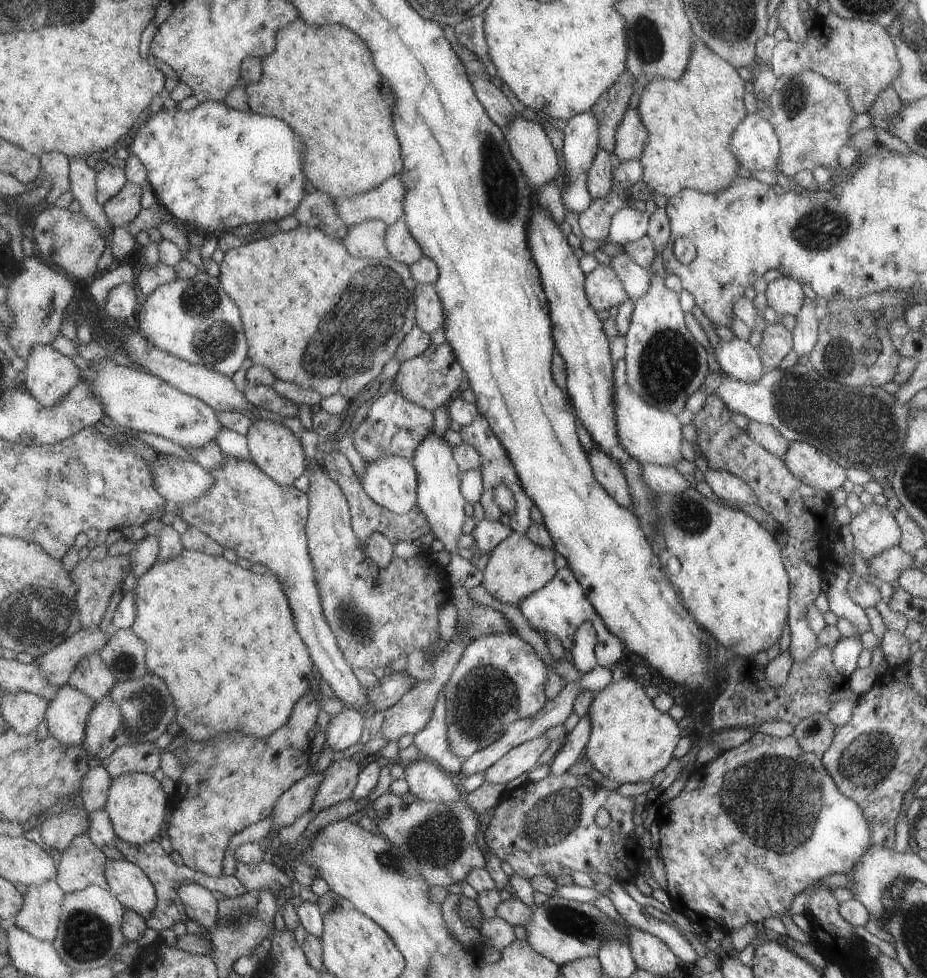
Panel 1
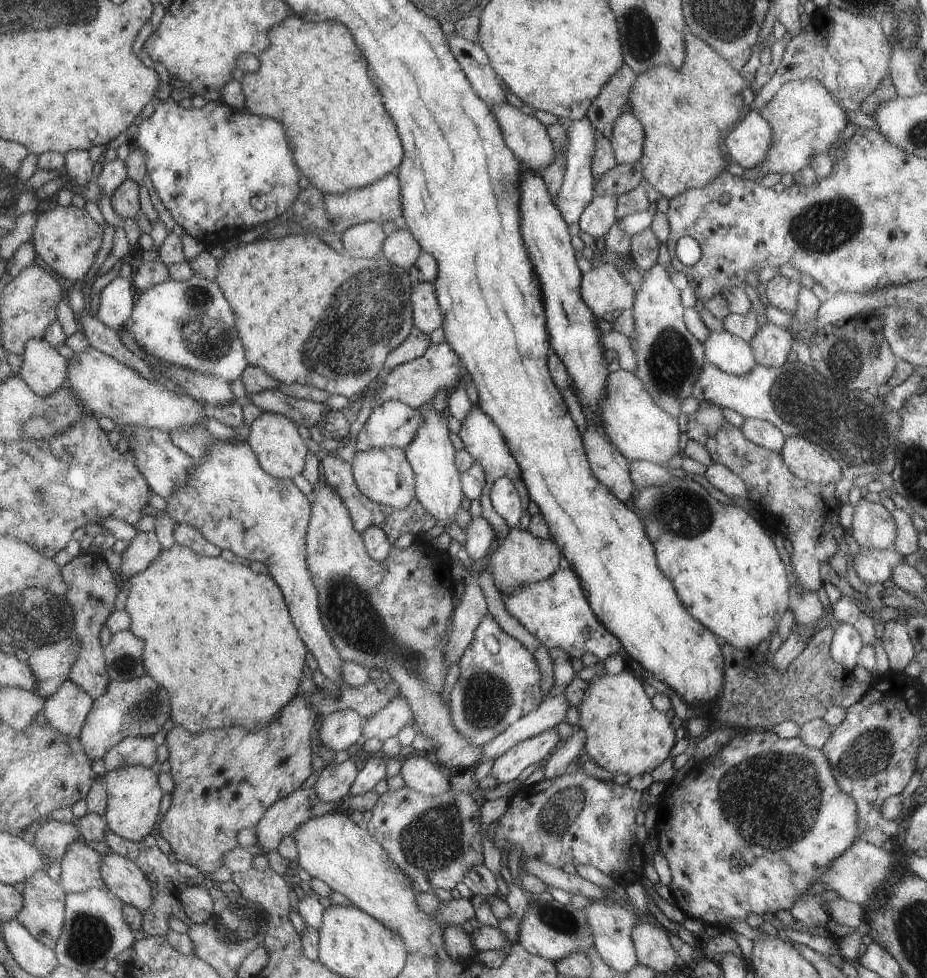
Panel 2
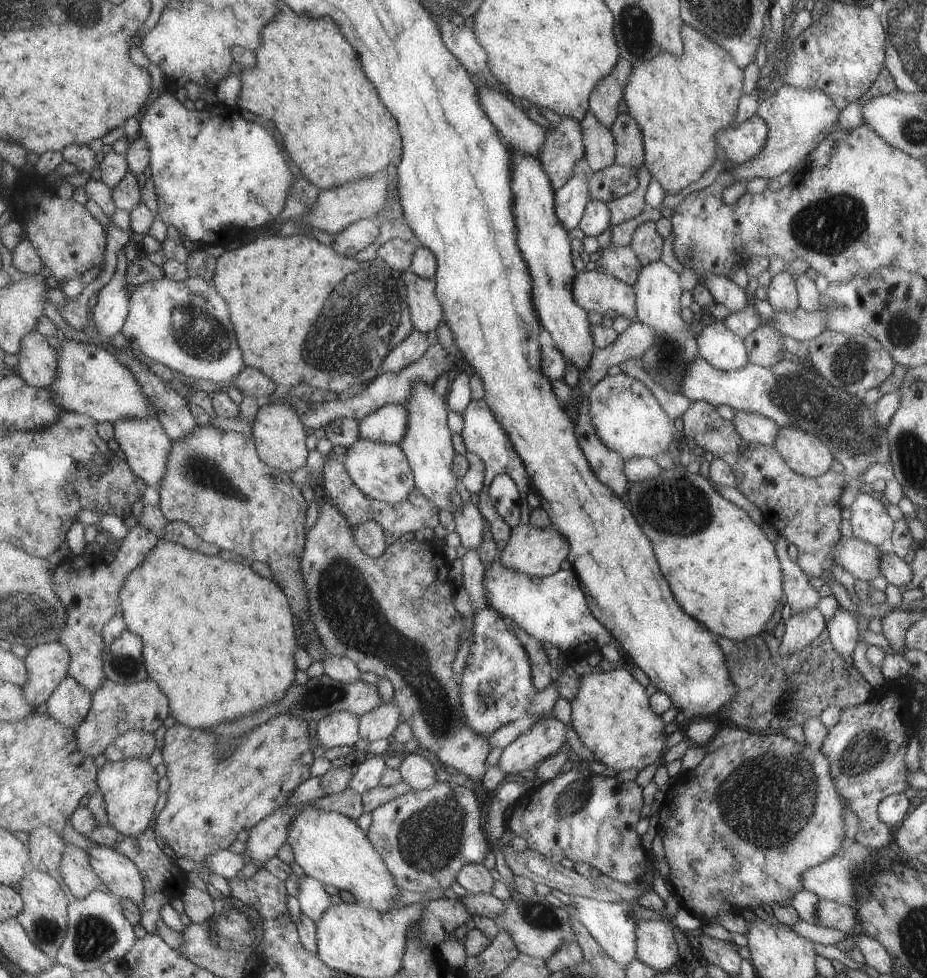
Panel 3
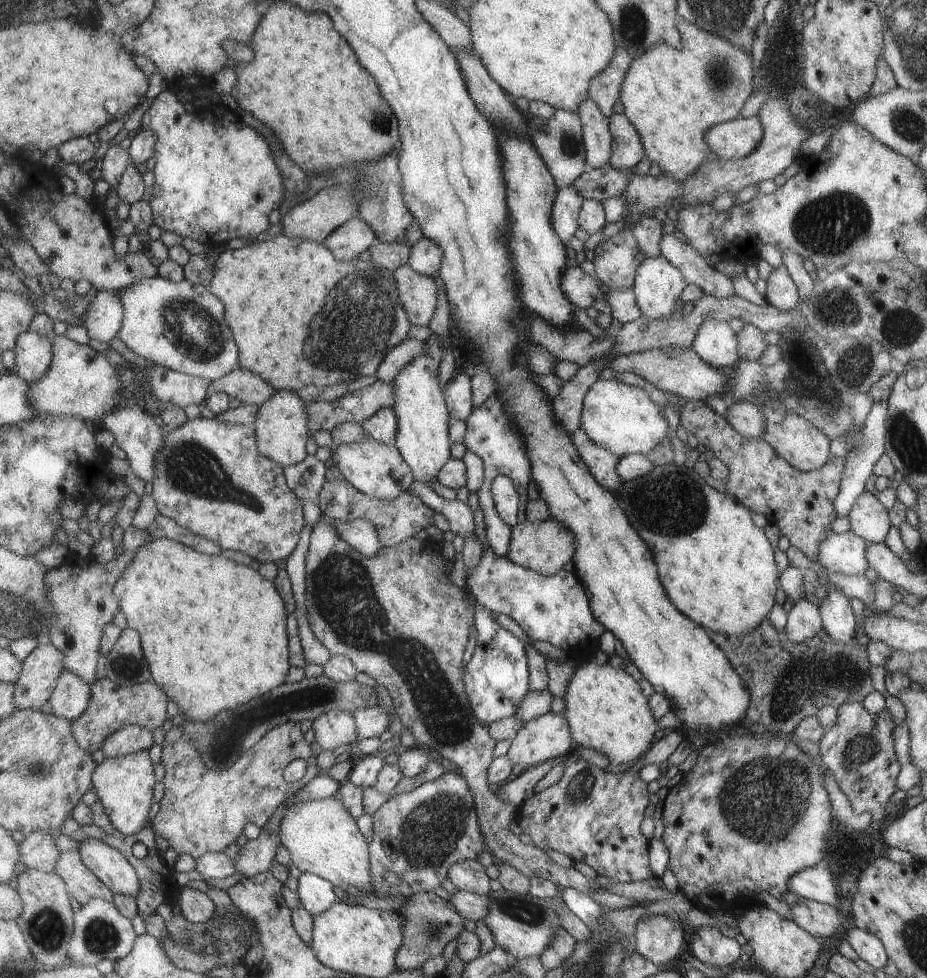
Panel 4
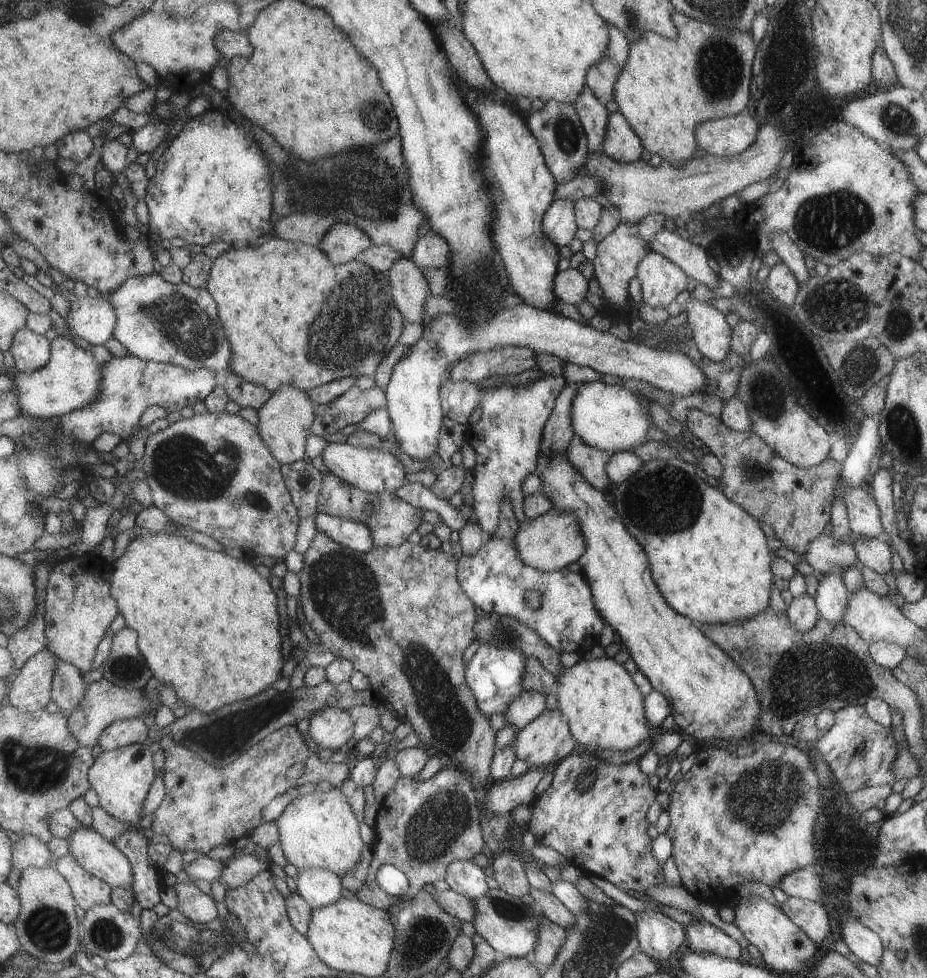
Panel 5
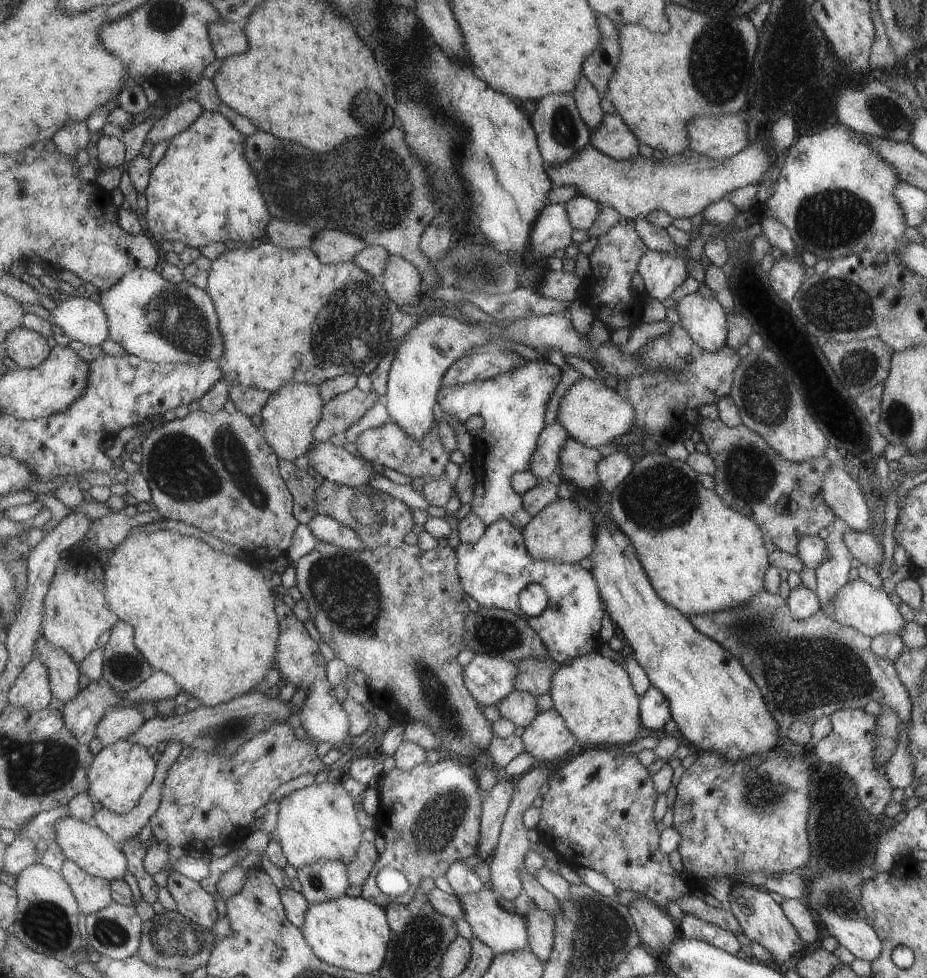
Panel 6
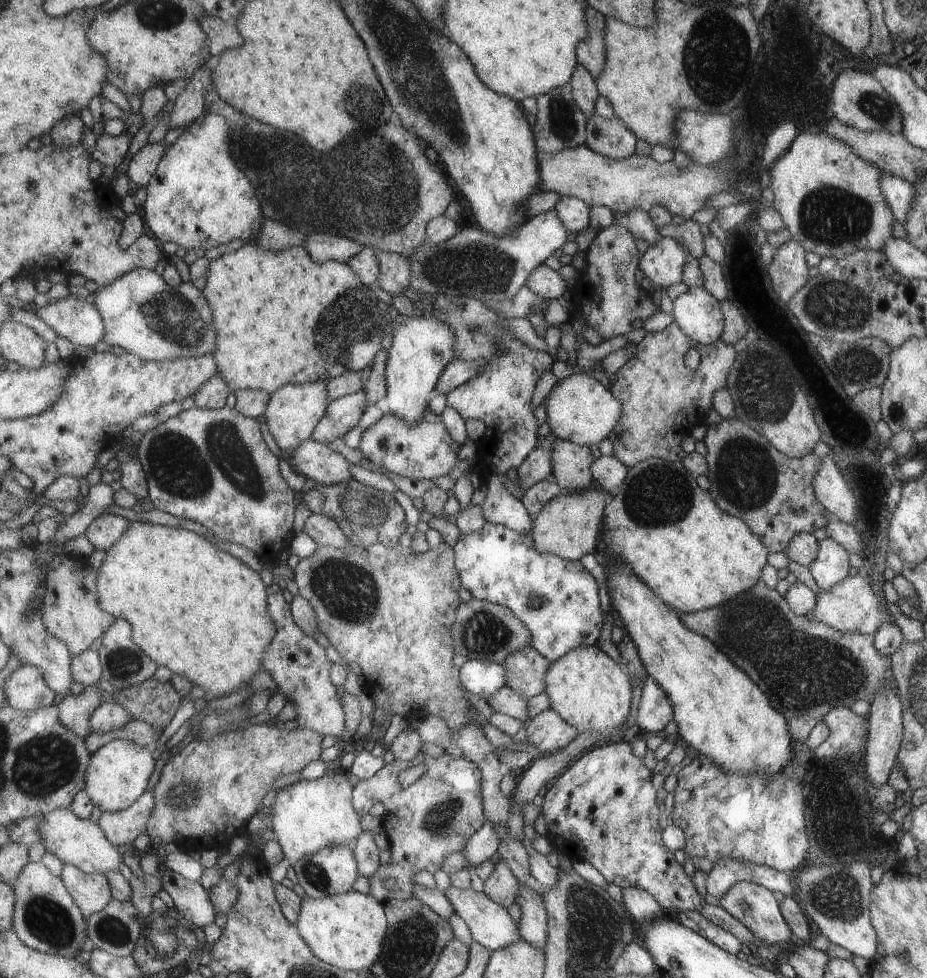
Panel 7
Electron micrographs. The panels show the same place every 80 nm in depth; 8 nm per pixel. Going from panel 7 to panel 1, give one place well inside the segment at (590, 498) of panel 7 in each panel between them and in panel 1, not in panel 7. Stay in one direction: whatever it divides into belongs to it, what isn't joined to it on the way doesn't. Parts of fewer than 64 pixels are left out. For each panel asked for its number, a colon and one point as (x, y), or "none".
1: (516, 567)
2: (521, 558)
3: (538, 552)
4: (543, 547)
5: (551, 541)
6: (562, 531)

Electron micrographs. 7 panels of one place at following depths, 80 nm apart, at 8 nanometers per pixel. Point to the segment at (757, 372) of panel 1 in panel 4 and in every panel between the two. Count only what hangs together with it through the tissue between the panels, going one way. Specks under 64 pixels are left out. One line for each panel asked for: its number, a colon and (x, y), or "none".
2: (727, 352)
3: (722, 348)
4: (714, 342)

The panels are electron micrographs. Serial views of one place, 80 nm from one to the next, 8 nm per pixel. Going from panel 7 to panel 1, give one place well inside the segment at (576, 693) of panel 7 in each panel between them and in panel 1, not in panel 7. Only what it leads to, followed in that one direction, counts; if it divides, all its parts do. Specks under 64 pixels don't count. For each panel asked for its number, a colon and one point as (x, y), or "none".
1: (630, 740)
2: (624, 734)
3: (610, 714)
4: (604, 709)
5: (602, 708)
6: (592, 694)

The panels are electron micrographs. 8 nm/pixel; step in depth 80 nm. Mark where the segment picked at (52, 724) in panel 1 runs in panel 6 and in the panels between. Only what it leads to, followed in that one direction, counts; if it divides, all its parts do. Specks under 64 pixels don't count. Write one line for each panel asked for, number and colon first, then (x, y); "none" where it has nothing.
2: (67, 711)
3: (70, 704)
4: (70, 699)
5: (68, 687)
6: (64, 670)

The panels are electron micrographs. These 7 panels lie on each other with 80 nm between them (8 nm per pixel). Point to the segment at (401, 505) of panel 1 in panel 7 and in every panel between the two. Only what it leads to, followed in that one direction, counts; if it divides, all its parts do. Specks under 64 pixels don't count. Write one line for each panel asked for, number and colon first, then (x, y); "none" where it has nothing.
2: (385, 476)
3: (380, 470)
4: (377, 469)
5: (369, 470)
6: (335, 464)
7: (319, 462)

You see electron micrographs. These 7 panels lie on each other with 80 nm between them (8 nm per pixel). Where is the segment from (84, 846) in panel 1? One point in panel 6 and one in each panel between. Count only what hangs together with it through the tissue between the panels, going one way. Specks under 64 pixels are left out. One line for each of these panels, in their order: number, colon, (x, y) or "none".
2: (81, 870)
3: (77, 872)
4: (84, 884)
5: (90, 891)
6: (94, 893)

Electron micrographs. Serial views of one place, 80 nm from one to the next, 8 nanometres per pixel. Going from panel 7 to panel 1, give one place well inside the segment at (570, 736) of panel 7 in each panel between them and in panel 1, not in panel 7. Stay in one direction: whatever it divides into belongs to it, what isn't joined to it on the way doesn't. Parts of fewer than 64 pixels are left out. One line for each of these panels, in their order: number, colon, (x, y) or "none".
1: (521, 758)
2: (536, 748)
3: (546, 736)
4: (546, 737)
5: (545, 739)
6: (546, 738)

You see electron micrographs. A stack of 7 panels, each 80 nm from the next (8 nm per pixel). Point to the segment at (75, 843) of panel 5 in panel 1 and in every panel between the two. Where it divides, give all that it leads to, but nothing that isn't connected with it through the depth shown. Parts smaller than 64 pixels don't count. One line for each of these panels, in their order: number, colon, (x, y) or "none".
1: (131, 883)
2: (124, 878)
3: (123, 877)
4: (115, 869)

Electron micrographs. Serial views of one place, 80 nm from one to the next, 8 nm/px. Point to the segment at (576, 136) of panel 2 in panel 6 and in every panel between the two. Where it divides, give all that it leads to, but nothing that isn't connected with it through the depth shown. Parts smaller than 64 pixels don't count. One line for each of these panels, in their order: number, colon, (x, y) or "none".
3: (570, 199)
4: (566, 206)
5: (559, 223)
6: (552, 230)

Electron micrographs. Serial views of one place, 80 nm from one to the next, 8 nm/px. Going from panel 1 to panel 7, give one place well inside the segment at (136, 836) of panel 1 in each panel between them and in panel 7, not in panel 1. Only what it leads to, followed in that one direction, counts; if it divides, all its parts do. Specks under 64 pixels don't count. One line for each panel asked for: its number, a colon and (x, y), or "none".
2: (134, 807)
3: (131, 788)
4: (125, 784)
5: (122, 778)
6: (121, 773)
7: (118, 774)

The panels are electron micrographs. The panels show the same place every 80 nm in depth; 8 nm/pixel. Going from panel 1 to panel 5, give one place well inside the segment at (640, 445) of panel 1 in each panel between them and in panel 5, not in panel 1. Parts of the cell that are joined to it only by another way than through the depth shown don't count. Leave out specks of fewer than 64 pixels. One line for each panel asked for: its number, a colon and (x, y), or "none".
2: (635, 425)
3: (627, 419)
4: (621, 419)
5: (606, 417)

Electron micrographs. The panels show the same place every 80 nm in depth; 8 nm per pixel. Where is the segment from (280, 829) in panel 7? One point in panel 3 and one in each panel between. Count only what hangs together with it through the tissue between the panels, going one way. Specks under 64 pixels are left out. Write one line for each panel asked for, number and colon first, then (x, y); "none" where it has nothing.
3: (329, 846)
4: (322, 837)
5: (318, 830)
6: (316, 822)

